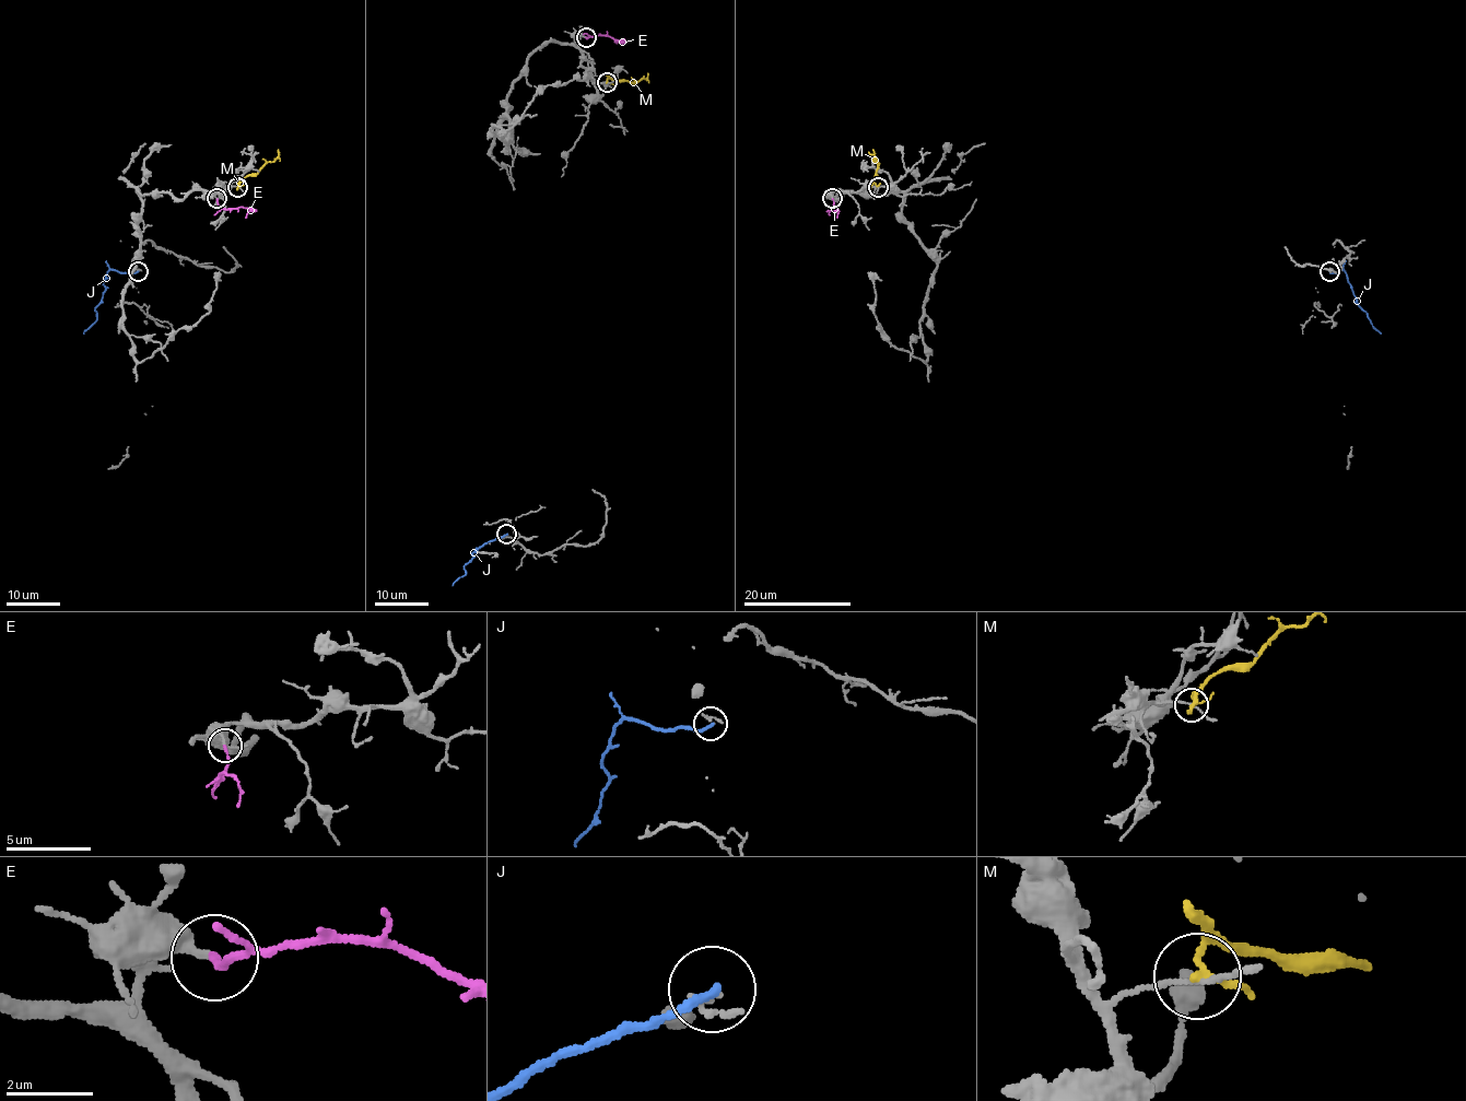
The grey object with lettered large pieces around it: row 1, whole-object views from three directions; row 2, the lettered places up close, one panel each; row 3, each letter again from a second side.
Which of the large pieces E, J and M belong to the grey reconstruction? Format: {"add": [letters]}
{"add": ["E"]}

